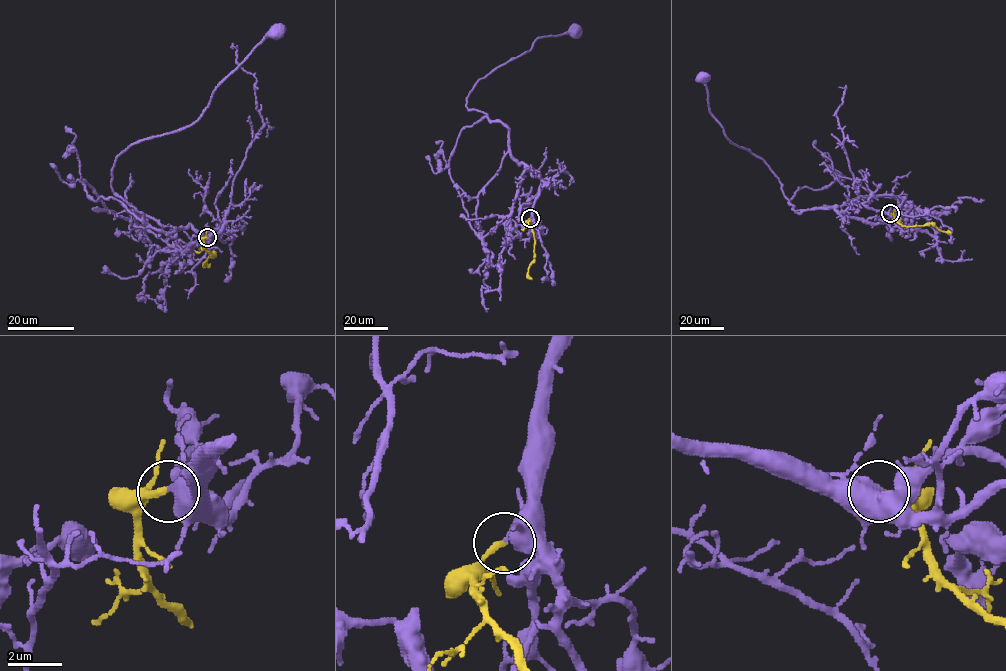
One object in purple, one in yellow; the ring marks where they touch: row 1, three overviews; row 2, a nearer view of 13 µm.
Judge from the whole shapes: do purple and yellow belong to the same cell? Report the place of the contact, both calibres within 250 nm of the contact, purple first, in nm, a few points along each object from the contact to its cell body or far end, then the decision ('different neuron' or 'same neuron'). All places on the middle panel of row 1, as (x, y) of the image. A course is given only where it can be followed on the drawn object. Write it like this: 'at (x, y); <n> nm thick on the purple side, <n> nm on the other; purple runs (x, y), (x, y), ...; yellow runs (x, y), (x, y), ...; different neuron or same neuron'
at (530, 218); 550 nm thick on the purple side, 240 nm on the other; purple runs (530, 218), (540, 177), (512, 156), (505, 124), (468, 110), (467, 98), (479, 79), (538, 38), (575, 31); yellow runs (530, 218), (528, 224), (534, 235), (534, 261), (528, 275), (532, 279); same neuron

